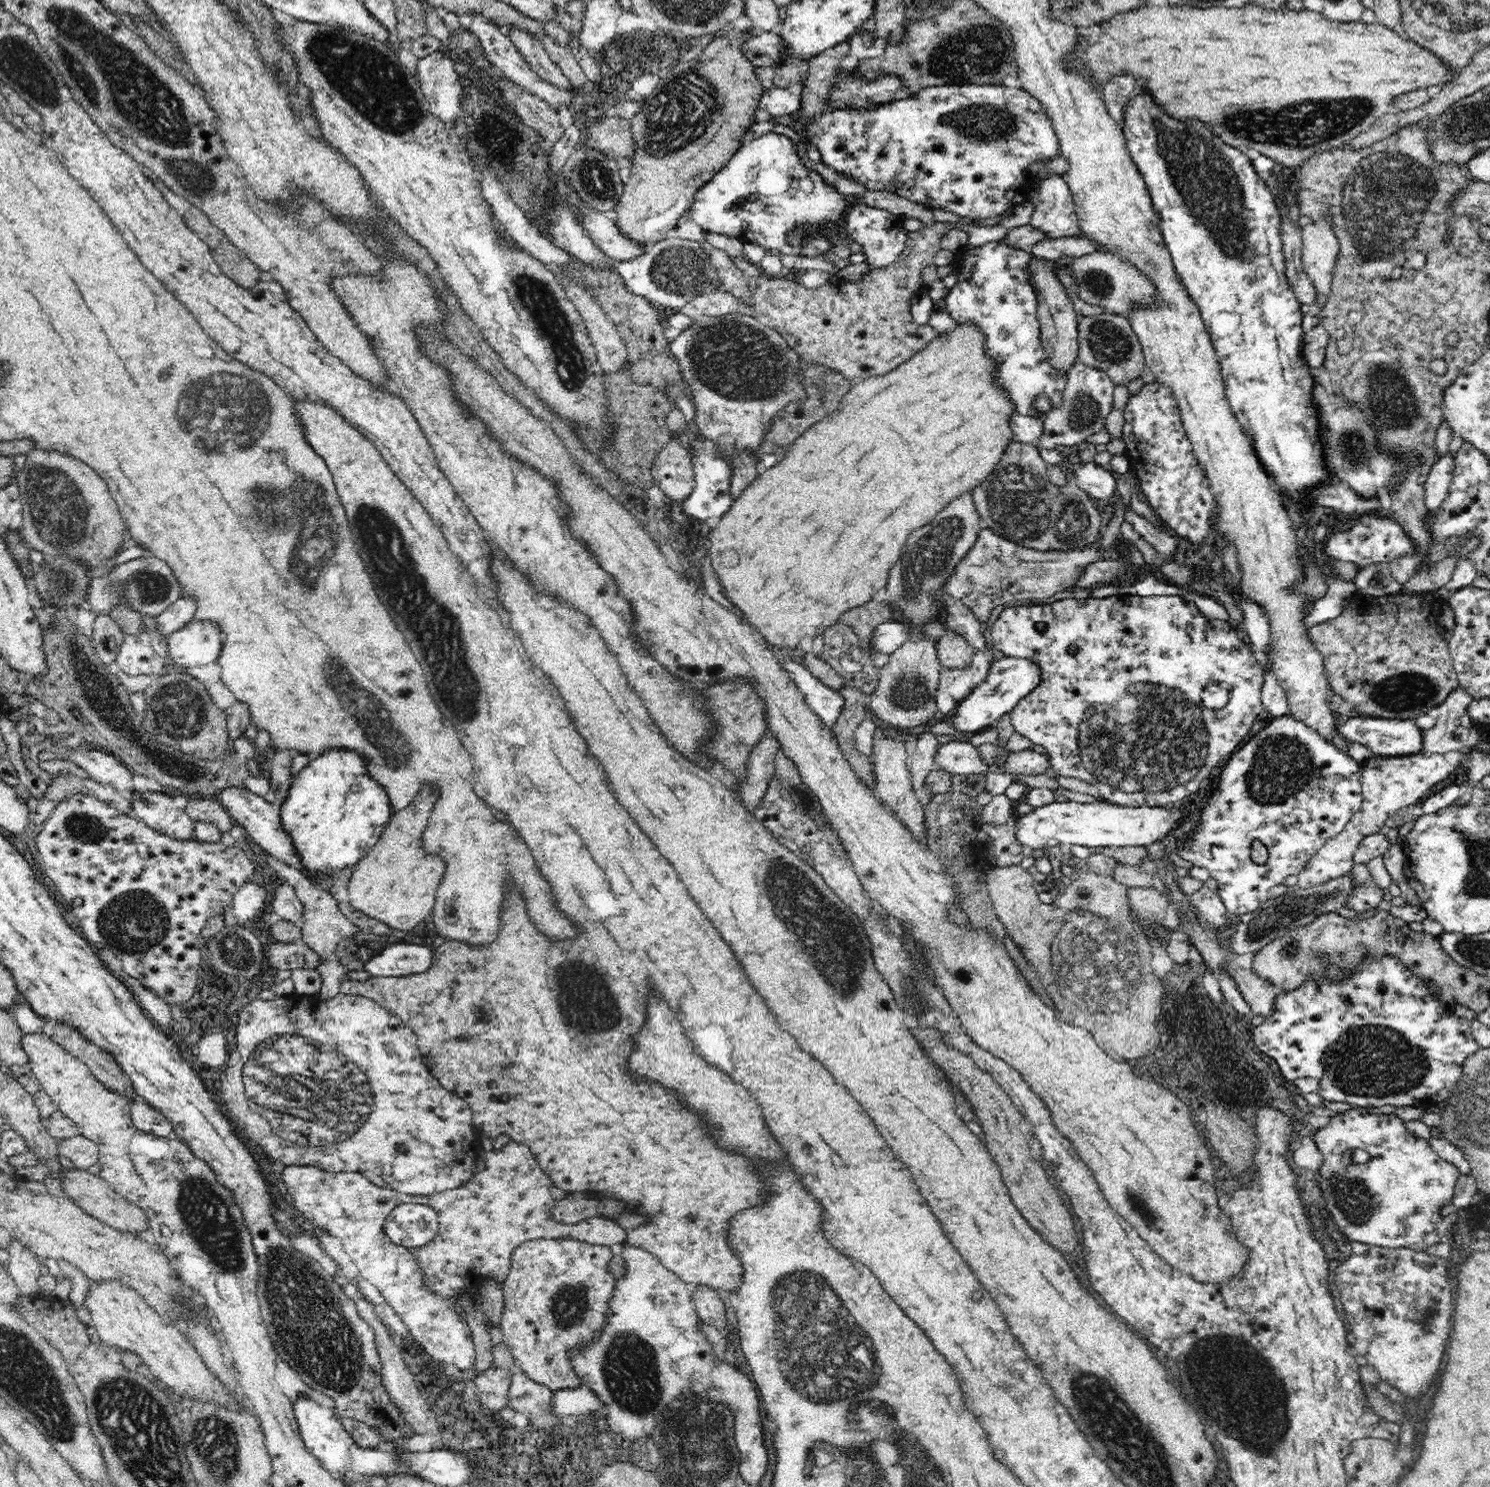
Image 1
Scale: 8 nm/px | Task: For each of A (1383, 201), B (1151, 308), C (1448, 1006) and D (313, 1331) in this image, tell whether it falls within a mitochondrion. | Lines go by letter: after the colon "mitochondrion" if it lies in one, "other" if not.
A: mitochondrion
B: other
C: other
D: mitochondrion

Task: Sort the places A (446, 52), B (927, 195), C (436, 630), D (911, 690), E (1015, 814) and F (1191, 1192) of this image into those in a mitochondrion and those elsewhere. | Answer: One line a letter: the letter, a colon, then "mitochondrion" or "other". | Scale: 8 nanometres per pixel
A: other
B: other
C: mitochondrion
D: mitochondrion
E: other
F: other

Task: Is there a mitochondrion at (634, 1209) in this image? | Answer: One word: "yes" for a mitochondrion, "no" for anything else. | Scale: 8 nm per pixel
no

